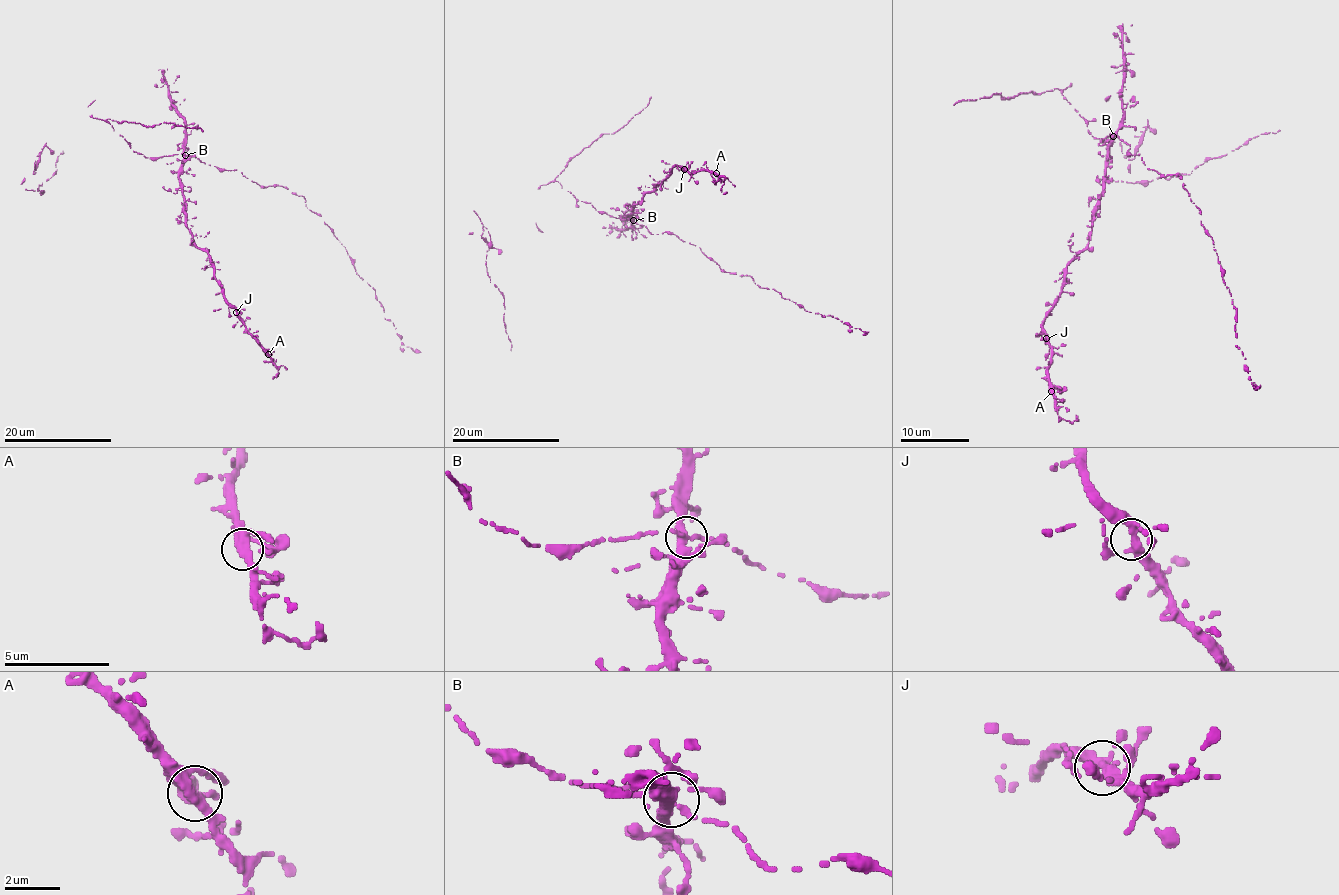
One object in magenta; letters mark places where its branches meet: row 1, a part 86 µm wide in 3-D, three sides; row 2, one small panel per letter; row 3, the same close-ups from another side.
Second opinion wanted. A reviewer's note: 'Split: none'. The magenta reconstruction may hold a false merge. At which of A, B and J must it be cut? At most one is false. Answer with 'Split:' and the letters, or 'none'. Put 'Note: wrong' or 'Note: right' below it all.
Split: none
Note: right

